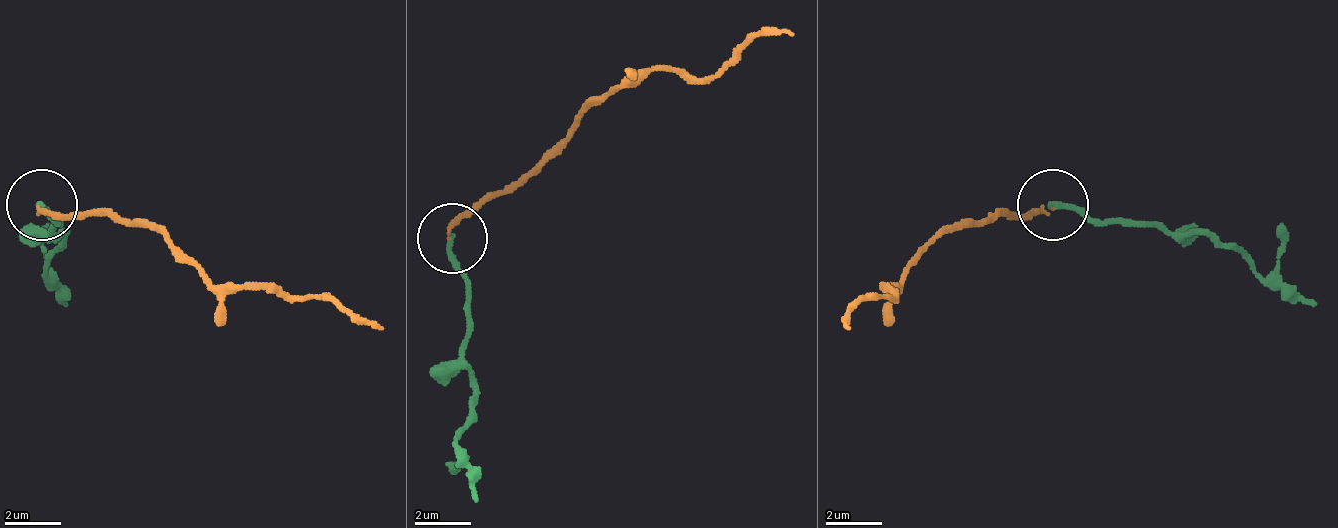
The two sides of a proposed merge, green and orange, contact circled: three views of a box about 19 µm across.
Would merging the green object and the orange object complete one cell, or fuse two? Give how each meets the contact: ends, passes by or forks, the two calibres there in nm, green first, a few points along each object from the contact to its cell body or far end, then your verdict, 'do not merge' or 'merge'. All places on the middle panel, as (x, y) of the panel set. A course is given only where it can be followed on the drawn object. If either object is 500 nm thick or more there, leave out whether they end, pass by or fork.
green ends there; orange ends there; 200 nm thick on the green side, 140 nm on the other; green runs (454, 236), (454, 265), (468, 279), (468, 342), (461, 356), (475, 405), (454, 440), (475, 504); orange runs (447, 236), (594, 103), (658, 67), (714, 82), (763, 32), (791, 32); do not merge

